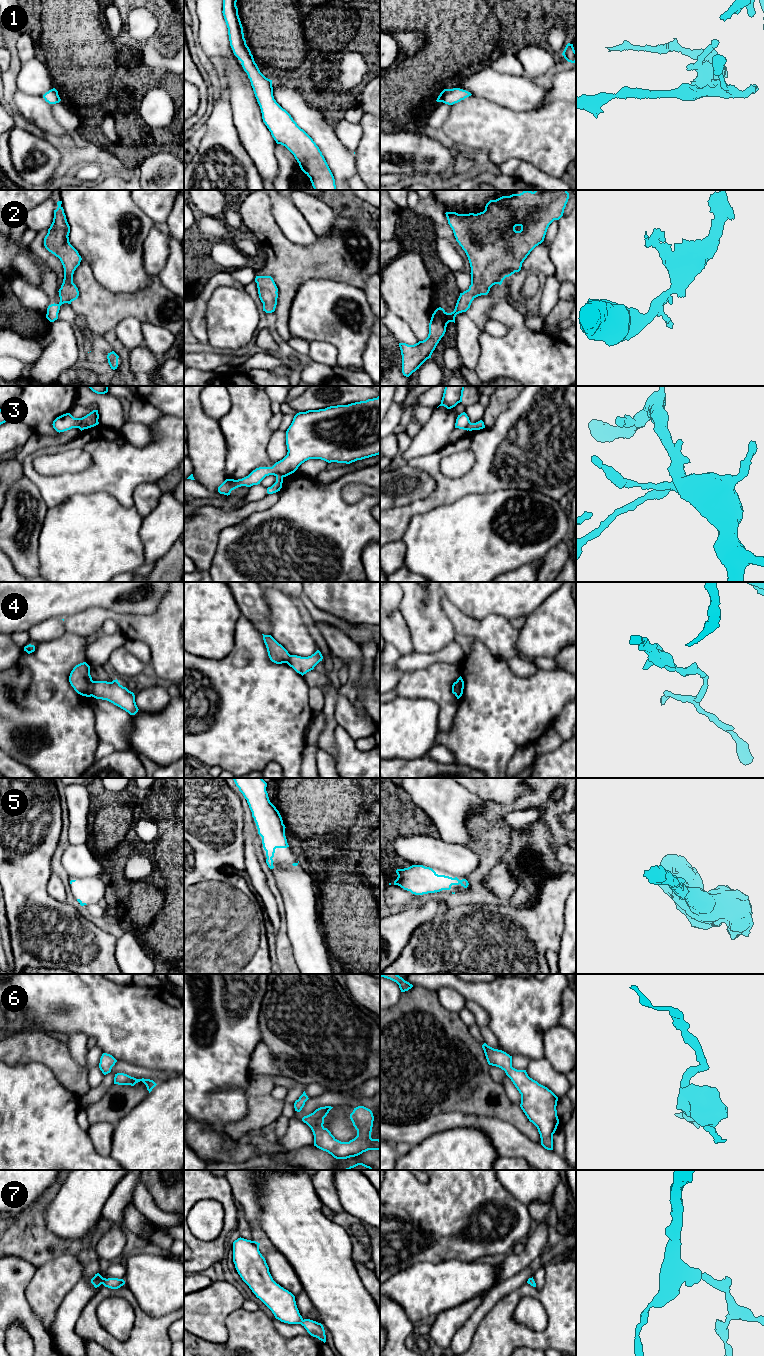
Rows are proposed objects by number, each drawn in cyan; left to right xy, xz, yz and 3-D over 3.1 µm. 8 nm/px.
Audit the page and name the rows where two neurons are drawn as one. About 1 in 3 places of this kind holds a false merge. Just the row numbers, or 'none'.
3, 4

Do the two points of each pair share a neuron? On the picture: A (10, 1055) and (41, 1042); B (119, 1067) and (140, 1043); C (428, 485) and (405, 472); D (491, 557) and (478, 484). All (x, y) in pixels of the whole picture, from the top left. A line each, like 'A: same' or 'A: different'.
A: same
B: different
C: same
D: different

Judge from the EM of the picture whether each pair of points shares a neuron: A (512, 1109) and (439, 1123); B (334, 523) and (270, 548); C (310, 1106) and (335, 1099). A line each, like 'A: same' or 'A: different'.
A: different
B: same
C: same

